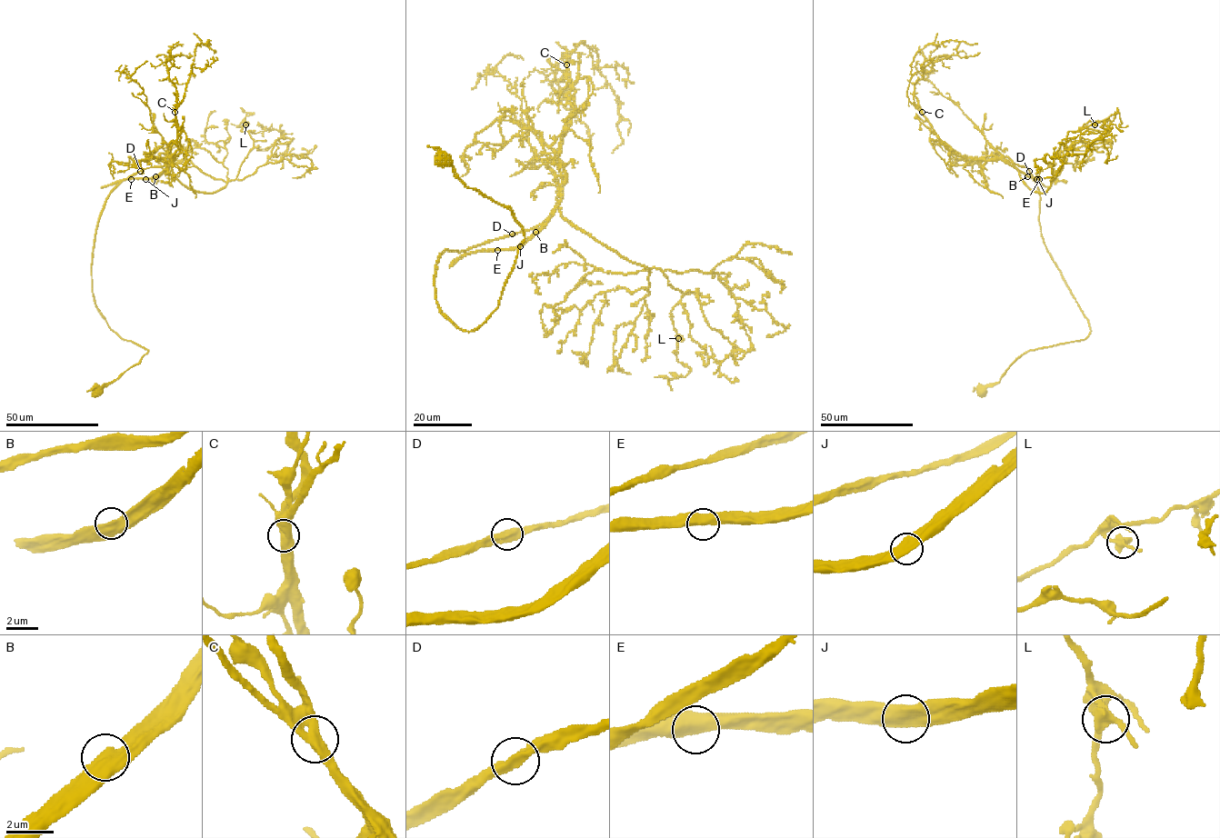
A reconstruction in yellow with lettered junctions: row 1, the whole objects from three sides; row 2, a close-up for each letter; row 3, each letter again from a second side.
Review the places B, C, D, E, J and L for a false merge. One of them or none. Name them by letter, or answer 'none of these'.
C

